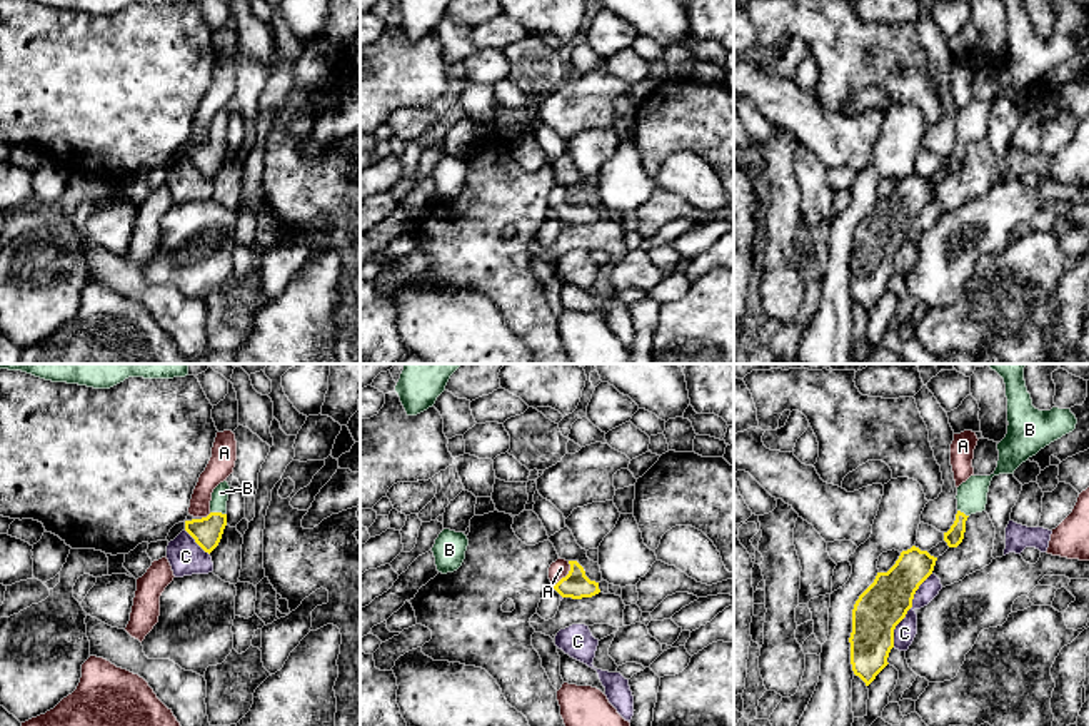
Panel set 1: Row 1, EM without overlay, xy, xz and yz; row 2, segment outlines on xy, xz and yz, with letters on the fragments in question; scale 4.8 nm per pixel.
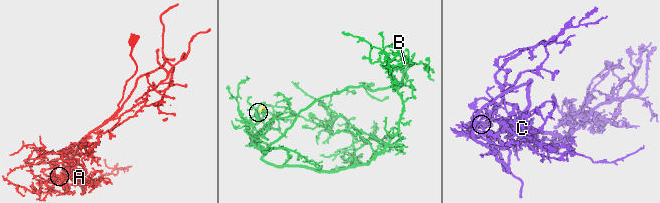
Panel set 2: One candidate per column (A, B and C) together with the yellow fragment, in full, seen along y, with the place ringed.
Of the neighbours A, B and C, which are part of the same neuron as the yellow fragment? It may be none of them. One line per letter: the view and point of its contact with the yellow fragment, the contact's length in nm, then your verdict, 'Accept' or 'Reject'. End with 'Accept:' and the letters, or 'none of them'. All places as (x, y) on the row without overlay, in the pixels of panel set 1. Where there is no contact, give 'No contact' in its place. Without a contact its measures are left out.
A: Touches yellow at xz (567, 201). Shared border 150 nm. Reject
B: Touches yellow at xy (217, 139). Shared border 70 nm. Accept
C: Touches yellow at yz (909, 234). Shared border 400 nm. Reject
Accept: B

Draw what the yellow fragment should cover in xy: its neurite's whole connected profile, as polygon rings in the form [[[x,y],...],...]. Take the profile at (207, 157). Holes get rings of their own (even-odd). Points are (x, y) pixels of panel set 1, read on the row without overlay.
[[[227,107],[220,108],[210,127],[210,140],[202,145],[185,147],[185,157],[195,165],[195,169],[205,177],[212,179],[223,160],[227,152],[227,127],[228,127],[230,112]]]

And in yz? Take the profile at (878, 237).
[[[912,172],[902,177],[887,199],[859,222],[852,235],[851,290],[869,312],[889,290],[894,255],[912,234],[919,212],[932,200],[937,184]]]

